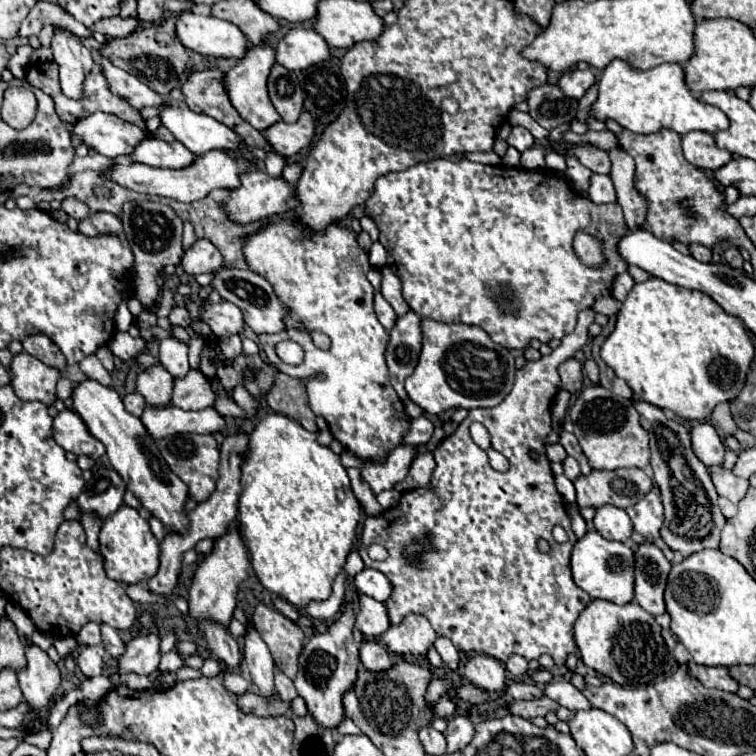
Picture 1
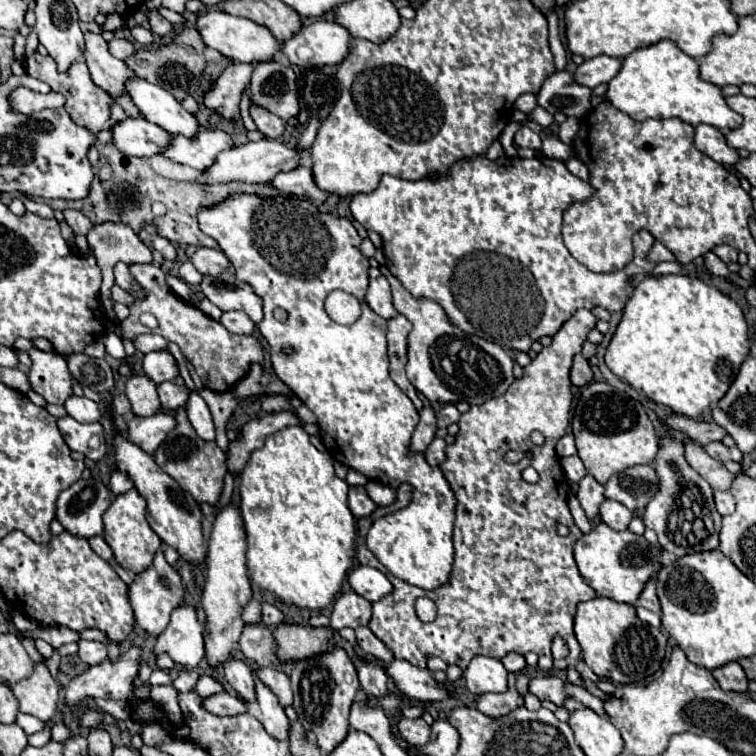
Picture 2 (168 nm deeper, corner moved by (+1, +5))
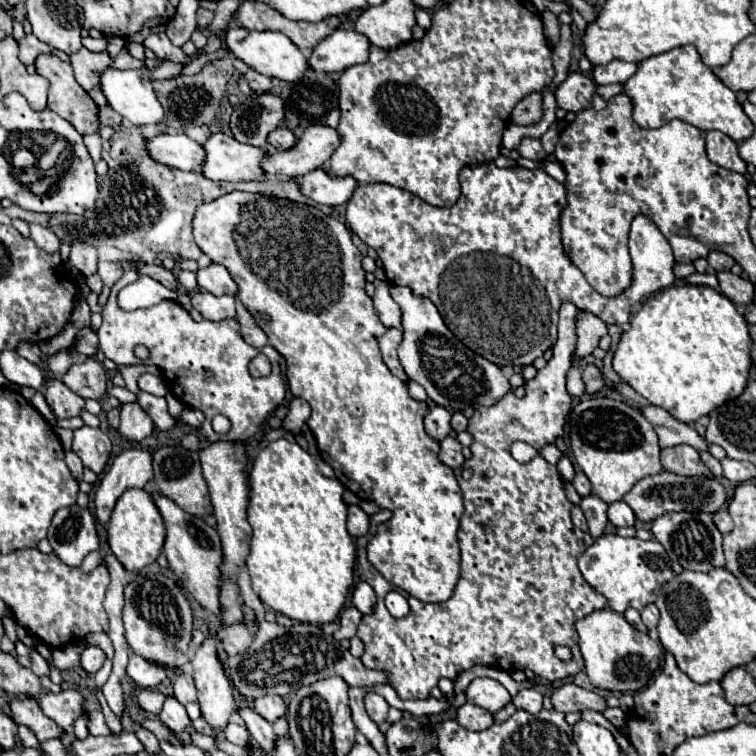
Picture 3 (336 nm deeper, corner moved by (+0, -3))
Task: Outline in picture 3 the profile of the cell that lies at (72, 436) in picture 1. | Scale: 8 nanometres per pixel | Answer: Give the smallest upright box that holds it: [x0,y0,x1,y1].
[73,426,111,474]

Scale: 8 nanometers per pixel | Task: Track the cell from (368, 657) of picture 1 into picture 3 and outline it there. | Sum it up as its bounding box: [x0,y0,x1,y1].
[365,692,389,724]

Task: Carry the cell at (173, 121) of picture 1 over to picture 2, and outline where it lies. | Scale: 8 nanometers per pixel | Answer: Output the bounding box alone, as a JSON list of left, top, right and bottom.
[126,78,200,138]

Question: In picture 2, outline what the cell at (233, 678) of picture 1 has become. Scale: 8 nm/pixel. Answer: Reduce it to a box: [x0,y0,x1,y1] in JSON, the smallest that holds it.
[194,676,224,698]

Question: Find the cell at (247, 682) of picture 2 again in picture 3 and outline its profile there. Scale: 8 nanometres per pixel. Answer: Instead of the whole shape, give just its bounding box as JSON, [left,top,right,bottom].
[239,706,277,752]

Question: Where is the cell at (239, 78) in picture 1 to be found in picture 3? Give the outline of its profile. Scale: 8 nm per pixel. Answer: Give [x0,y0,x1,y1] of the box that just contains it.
[269,128,297,152]

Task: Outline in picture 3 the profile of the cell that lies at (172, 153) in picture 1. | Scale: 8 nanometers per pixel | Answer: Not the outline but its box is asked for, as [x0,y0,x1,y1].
[203,132,267,182]

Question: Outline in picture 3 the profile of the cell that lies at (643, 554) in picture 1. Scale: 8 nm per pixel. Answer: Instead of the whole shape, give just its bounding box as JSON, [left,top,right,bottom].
[641,604,659,630]

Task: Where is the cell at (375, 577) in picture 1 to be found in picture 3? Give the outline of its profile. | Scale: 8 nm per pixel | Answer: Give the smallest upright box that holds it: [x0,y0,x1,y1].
[353,582,375,614]

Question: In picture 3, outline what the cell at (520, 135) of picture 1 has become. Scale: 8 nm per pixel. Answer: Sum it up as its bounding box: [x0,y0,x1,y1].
[519,138,547,162]

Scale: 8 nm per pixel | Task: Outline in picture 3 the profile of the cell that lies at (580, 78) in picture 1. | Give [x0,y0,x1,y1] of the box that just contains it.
[593,60,639,84]

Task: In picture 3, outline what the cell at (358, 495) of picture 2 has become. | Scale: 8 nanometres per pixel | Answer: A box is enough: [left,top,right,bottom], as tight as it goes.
[347,506,369,538]

